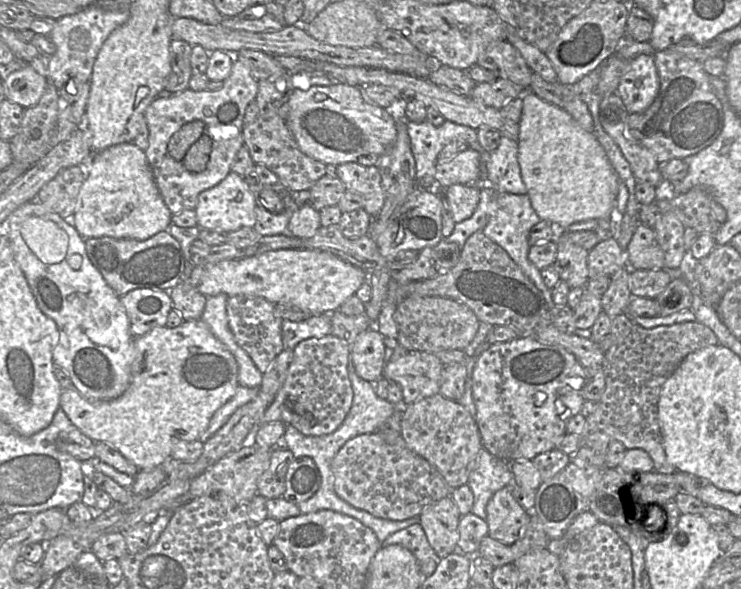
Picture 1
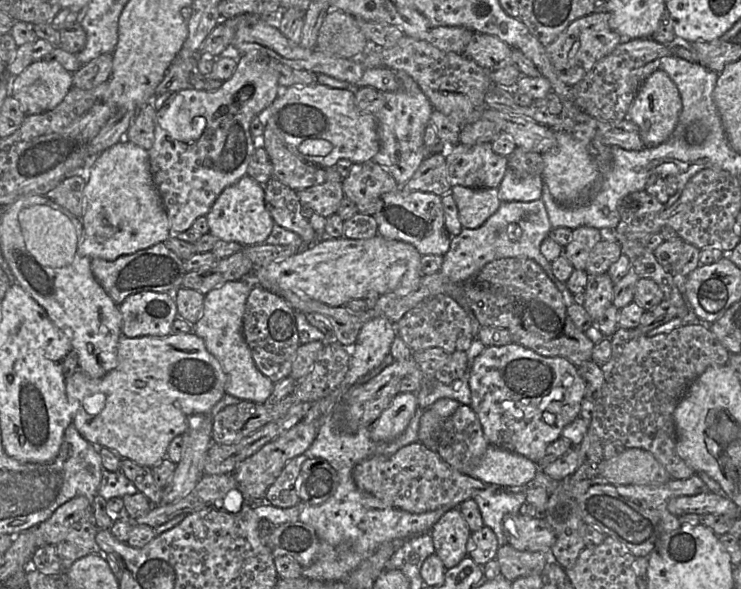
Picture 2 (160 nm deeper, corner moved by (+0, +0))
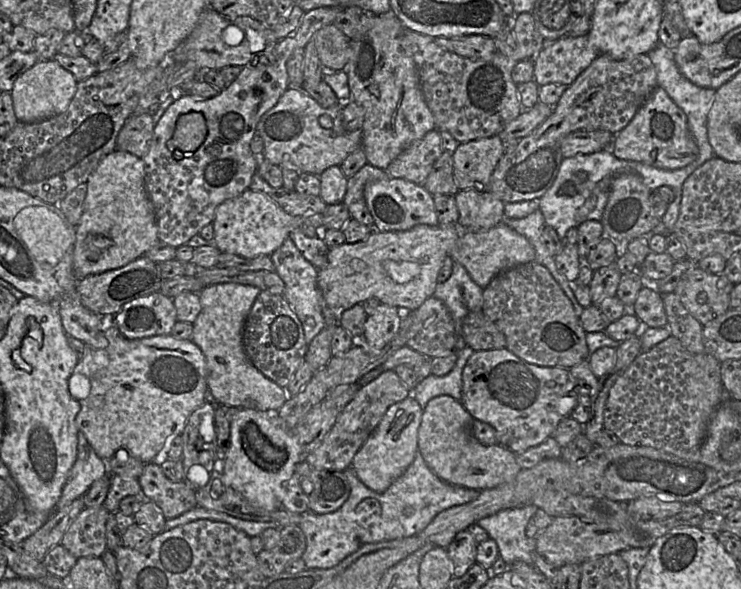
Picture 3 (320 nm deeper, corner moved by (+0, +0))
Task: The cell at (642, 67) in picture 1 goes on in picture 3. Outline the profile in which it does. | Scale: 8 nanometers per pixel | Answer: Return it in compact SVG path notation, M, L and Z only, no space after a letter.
M661 87L654 90L629 124L614 136L610 149L621 160L641 162L664 170L676 170L689 165L699 152L688 129L685 113Z

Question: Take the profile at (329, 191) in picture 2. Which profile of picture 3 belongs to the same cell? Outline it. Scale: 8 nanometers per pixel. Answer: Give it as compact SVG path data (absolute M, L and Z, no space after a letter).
M258 172L252 177L249 188L266 194L286 213L292 216L308 216L315 213L323 214L328 206L320 196L300 194L296 190L288 190L284 187L273 188Z

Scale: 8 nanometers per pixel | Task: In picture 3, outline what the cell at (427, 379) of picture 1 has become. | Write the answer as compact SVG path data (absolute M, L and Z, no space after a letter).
M394 370L384 371L375 380L359 387L353 399L339 413L337 419L321 444L305 456L309 464L319 470L344 472L352 466L357 451L375 430L387 409L411 395Z

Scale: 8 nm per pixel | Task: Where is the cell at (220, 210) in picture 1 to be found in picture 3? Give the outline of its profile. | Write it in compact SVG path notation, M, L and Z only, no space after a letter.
M248 188L238 197L228 199L217 207L213 220L214 244L221 253L235 254L244 258L271 256L290 233L300 229L302 224L319 228L323 226L323 214L289 215L266 194Z

